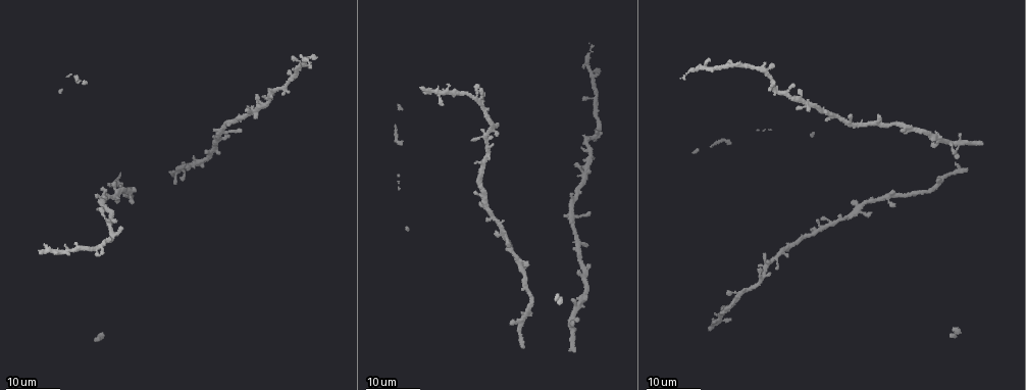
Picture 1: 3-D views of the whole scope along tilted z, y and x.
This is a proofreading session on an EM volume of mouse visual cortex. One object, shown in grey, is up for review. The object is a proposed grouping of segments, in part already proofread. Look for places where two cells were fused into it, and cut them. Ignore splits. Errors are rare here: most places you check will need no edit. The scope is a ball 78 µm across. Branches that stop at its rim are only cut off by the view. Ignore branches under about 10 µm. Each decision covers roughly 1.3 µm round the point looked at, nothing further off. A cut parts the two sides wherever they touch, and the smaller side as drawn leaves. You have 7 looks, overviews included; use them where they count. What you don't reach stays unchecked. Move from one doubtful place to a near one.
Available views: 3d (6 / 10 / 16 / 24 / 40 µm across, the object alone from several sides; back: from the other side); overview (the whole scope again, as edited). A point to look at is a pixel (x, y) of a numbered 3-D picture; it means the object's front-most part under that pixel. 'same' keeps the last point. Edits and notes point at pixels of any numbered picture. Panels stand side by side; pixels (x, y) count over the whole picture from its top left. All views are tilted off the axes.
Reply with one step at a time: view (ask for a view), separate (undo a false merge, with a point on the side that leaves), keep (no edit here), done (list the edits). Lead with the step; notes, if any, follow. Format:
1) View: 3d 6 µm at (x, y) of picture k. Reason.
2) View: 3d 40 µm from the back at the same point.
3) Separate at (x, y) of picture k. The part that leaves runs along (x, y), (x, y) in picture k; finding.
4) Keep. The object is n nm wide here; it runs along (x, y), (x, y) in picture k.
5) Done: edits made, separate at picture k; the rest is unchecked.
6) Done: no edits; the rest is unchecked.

View: 3d 16 µm at (521, 259) of picture 1.

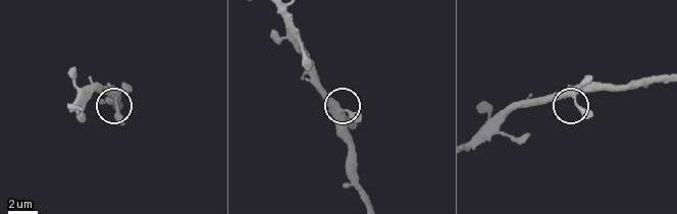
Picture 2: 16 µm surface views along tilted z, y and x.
View: 3d 10 µm at (573, 102) of picture 2. Closer look.

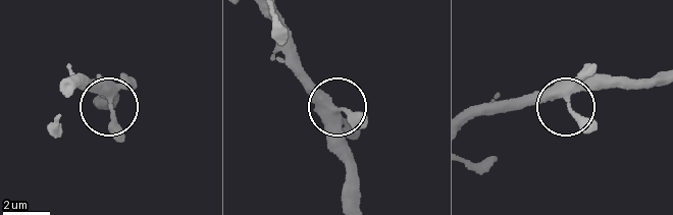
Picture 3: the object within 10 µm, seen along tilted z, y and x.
Keep. The side arm is 31 µm long; one cell here.

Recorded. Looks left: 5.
View: 3d 24 µm at (765, 265) of picture 1.

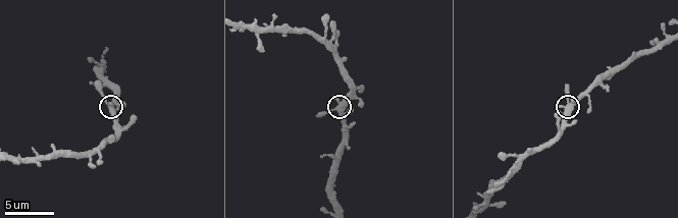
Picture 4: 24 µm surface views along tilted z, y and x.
View: 3d 6 µm at (335, 109) of picture 4. Zoom in.

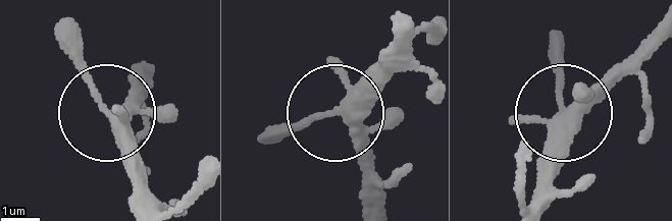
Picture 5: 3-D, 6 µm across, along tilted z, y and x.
Keep. It runs along (656, 34), (561, 111), (538, 205) in picture 5; one cell here.

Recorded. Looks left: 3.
View: 3d 10 µm at (661, 43) of picture 4. Two arms in line, one across.

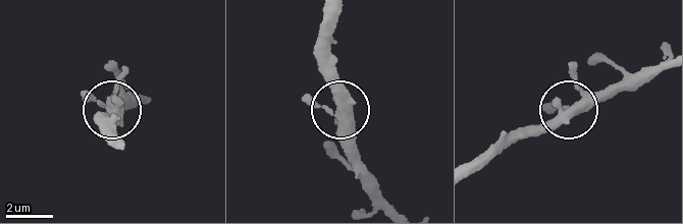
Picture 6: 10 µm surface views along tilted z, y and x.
Keep. 3 arms meet here; continuous, no second cell.

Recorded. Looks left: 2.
Done: no edits; the rest is unchecked.

